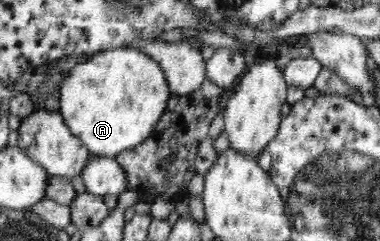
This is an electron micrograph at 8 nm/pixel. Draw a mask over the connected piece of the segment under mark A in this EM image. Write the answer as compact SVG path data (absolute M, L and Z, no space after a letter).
M127 47L95 53L73 69L60 89L60 114L68 128L92 154L108 158L142 144L173 96L162 68L143 52Z

